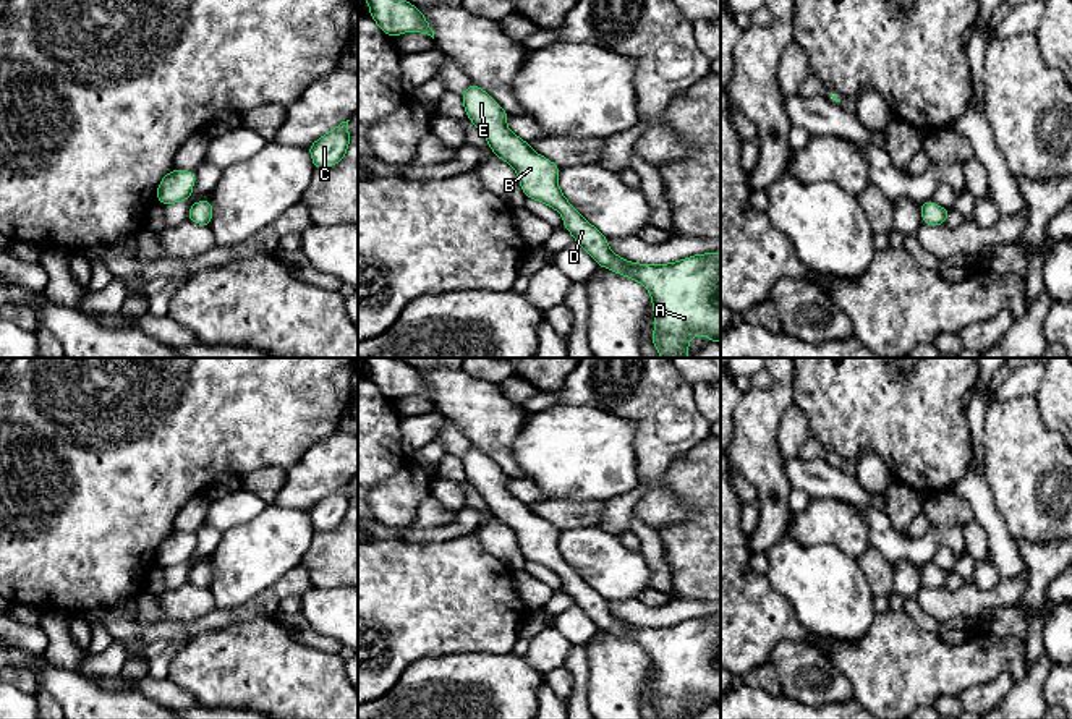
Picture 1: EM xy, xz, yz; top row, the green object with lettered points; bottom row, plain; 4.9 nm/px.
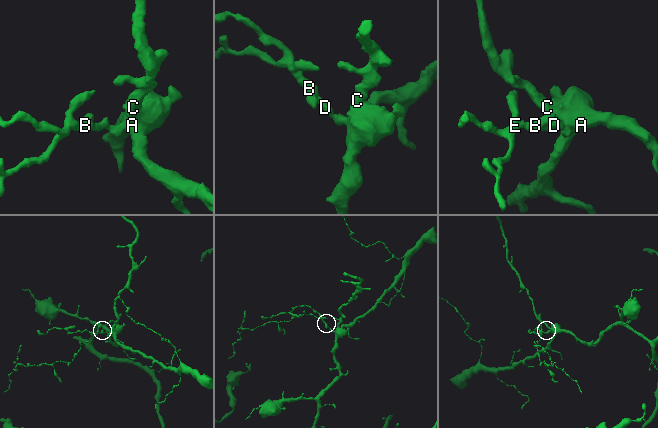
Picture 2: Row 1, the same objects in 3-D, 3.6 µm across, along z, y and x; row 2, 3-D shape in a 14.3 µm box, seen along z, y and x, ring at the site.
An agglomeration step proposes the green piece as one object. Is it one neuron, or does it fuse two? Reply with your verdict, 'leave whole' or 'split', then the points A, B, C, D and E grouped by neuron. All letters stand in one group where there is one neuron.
leave whole; A B C D E

